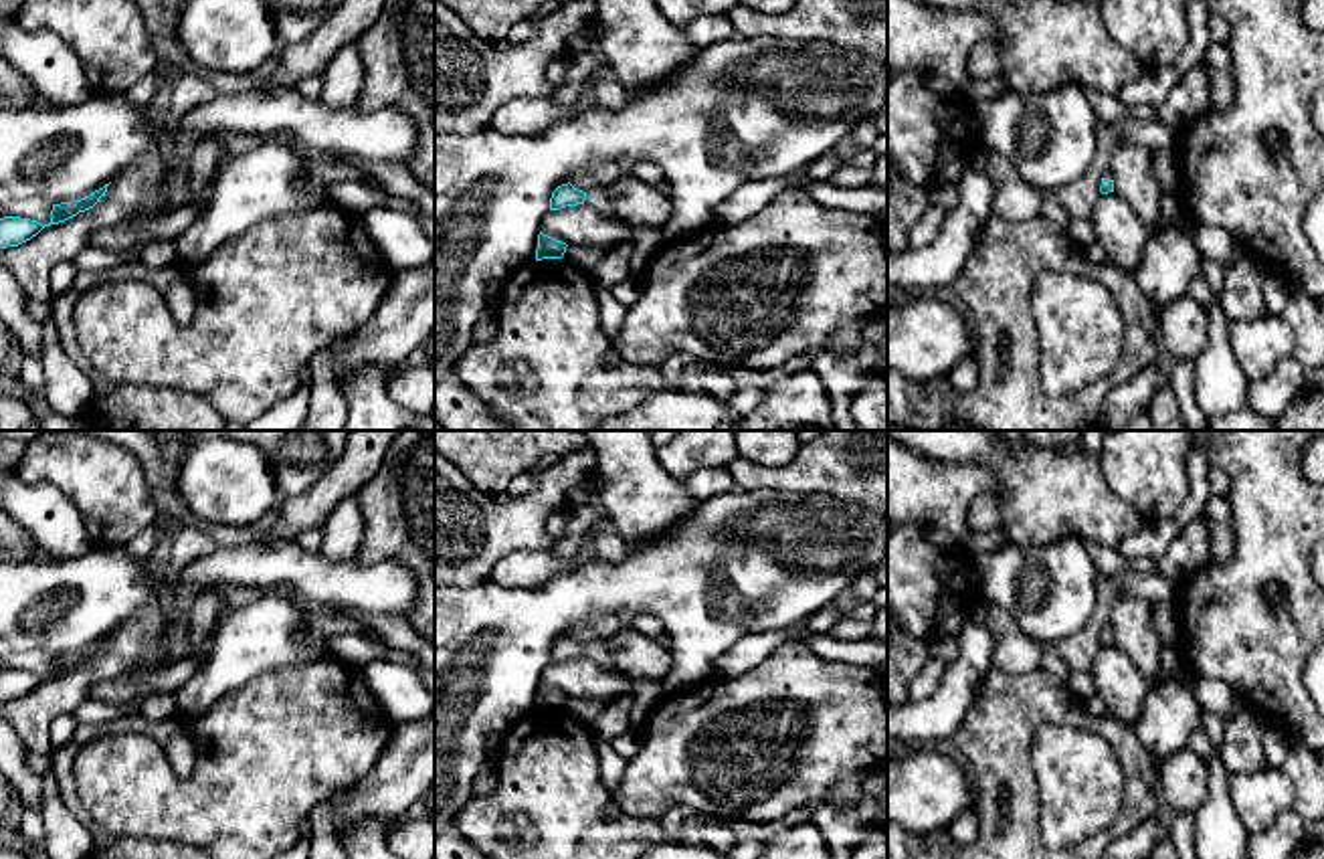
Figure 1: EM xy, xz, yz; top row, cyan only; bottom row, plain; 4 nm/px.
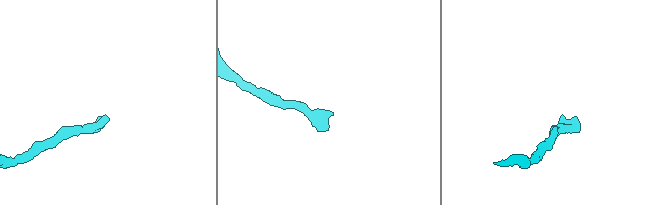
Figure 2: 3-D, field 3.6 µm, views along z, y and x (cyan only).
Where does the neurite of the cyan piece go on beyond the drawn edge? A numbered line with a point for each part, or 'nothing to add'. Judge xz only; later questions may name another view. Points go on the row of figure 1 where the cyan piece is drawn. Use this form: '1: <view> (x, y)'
1: xz (599, 199)

